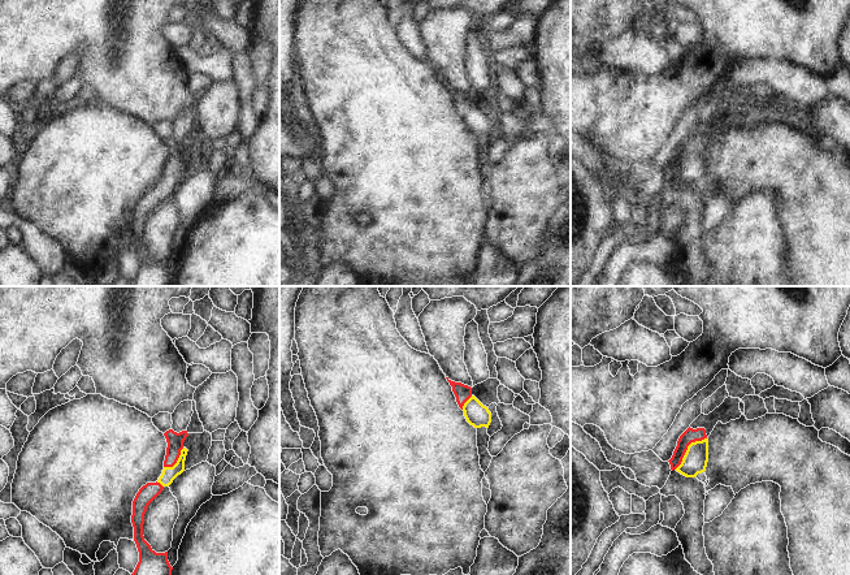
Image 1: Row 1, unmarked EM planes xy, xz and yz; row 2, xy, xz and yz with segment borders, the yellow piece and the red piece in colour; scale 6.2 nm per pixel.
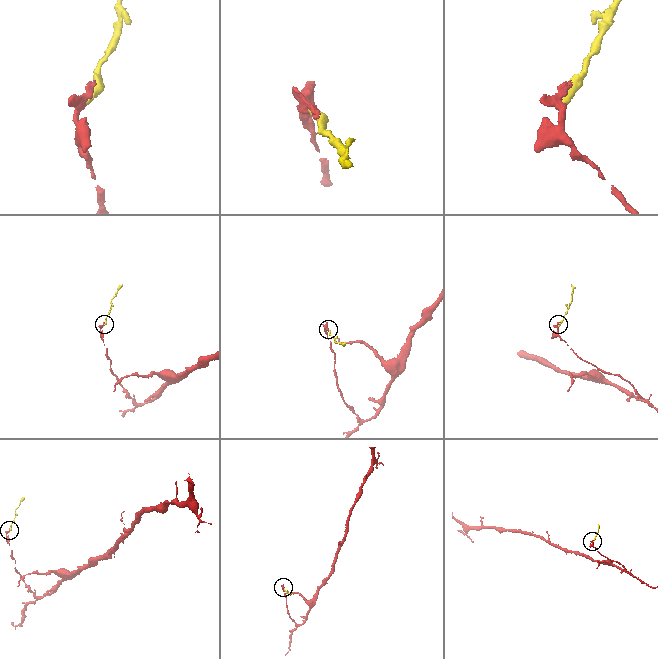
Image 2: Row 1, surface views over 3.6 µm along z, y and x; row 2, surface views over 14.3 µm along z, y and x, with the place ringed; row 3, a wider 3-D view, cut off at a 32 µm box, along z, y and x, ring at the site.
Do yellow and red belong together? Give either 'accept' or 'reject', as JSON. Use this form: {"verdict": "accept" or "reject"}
{"verdict": "accept"}

